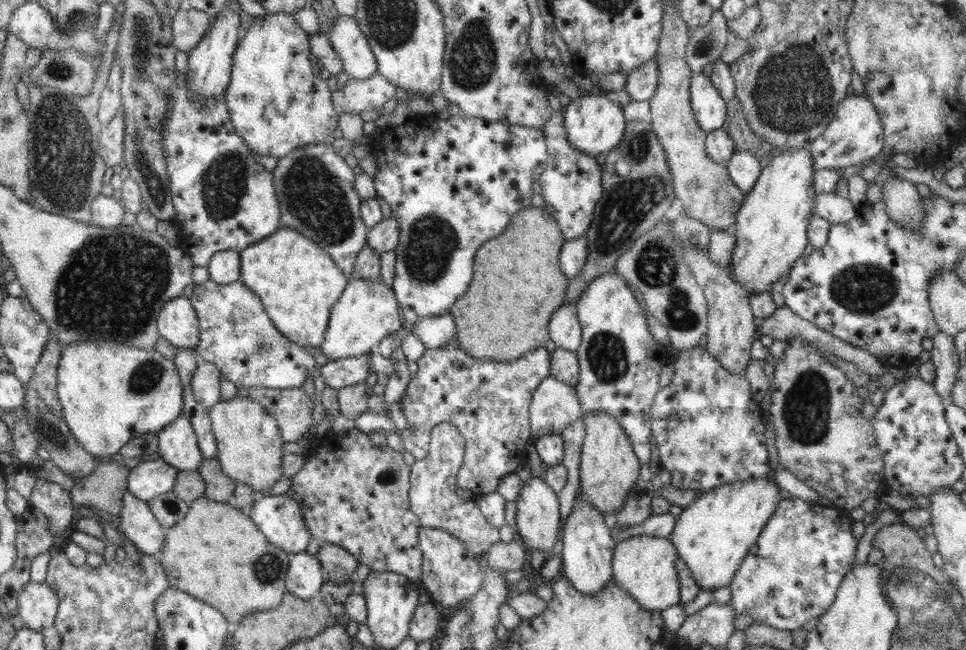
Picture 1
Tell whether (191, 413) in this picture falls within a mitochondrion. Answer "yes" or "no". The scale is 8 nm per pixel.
no

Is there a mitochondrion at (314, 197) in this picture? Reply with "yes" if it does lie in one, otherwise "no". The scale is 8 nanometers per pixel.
yes

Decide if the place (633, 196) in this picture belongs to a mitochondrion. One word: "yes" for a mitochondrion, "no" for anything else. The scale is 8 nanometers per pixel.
yes

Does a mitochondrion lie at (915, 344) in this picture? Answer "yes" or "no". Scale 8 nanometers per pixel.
no

